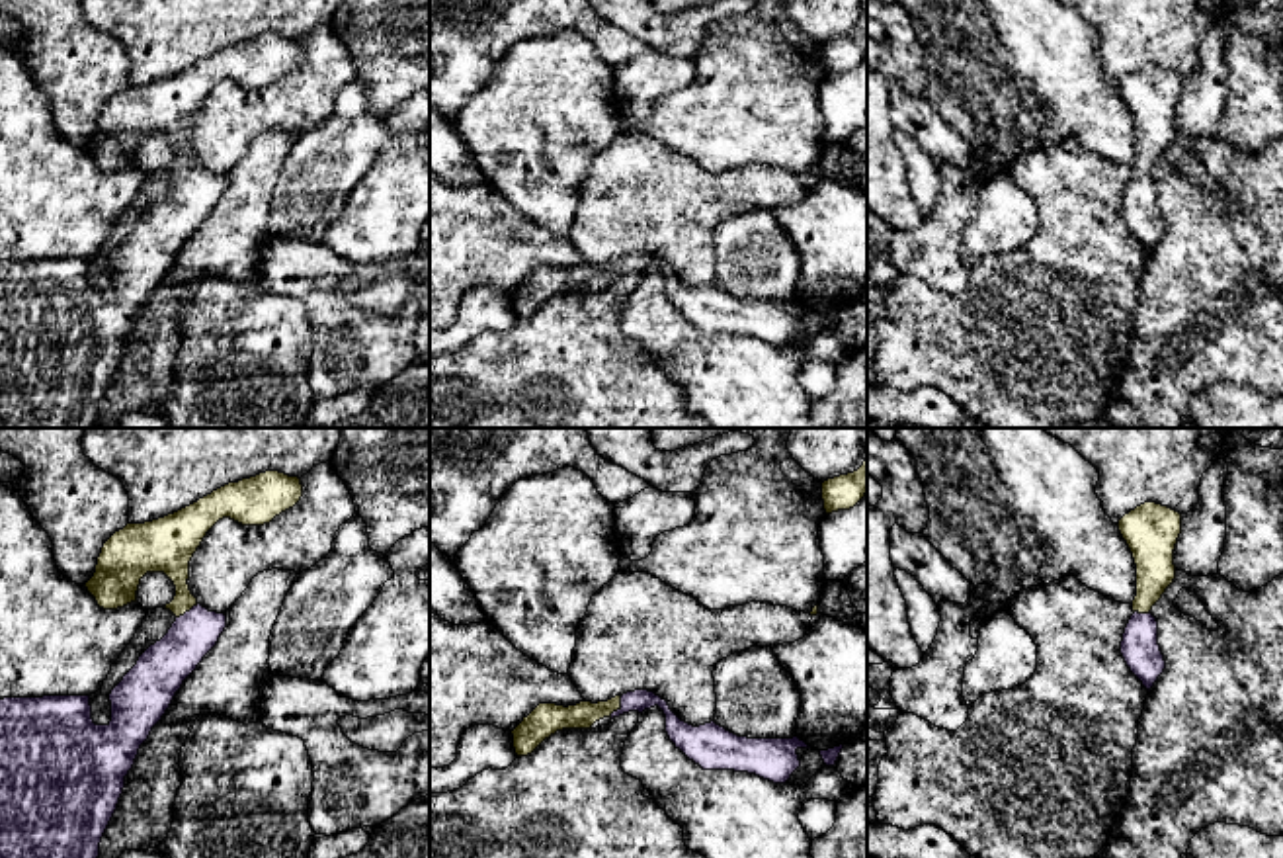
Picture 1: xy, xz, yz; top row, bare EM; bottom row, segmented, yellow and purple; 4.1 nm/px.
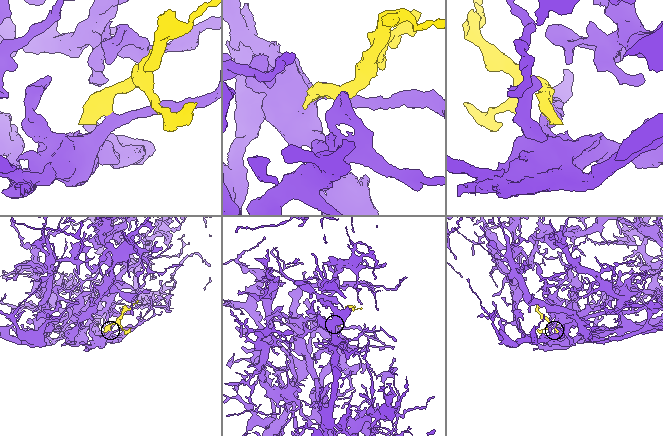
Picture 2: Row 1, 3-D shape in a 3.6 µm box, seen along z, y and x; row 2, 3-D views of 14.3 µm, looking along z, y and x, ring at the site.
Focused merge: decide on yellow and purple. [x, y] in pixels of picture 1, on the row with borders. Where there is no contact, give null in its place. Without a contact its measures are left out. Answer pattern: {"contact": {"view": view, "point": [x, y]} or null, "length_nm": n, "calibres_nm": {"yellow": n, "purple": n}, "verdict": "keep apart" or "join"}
{"contact": {"view": "xz", "point": [620, 706]}, "length_nm": 100, "calibres_nm": {"yellow": 110, "purple": 90}, "verdict": "join"}

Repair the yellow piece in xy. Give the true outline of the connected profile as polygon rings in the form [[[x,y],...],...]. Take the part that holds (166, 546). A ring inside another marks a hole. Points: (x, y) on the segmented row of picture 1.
[[[266,471],[228,483],[164,518],[127,524],[102,547],[94,577],[84,584],[103,610],[137,602],[141,579],[164,573],[176,596],[164,608],[176,616],[168,633],[150,645],[111,690],[111,721],[96,725],[90,696],[0,700],[0,858],[98,858],[102,837],[117,809],[125,776],[141,745],[170,708],[184,680],[217,645],[227,616],[209,612],[191,594],[189,561],[207,532],[223,518],[242,526],[269,524],[303,496],[299,477]]]

